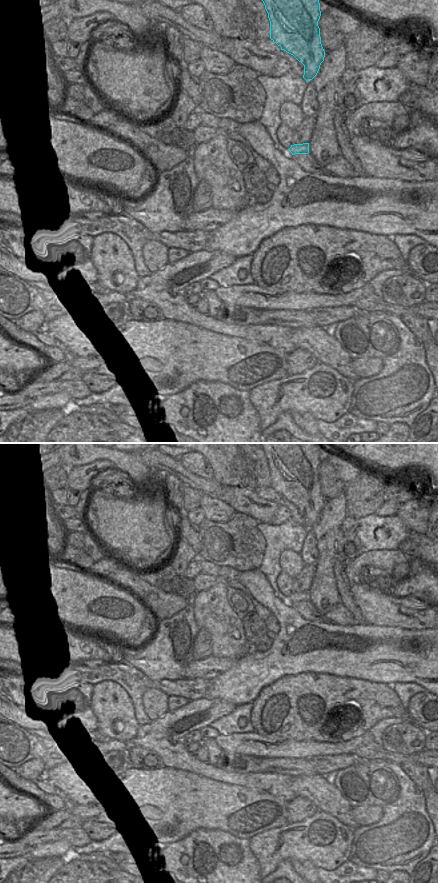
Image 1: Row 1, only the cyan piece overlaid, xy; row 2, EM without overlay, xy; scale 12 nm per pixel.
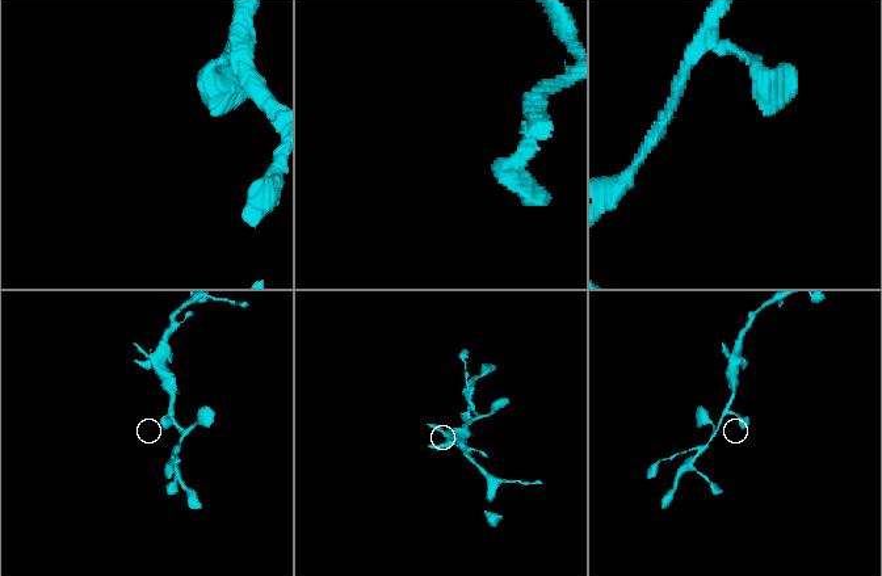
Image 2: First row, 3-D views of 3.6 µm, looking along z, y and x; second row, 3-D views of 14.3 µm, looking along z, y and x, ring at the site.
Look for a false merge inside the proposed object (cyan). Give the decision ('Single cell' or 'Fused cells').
Single cell

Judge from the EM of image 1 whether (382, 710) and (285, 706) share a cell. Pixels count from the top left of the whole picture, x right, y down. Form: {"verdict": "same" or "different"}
{"verdict": "same"}

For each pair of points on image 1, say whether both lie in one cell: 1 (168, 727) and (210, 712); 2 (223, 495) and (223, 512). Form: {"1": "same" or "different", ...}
{"1": "same", "2": "different"}

